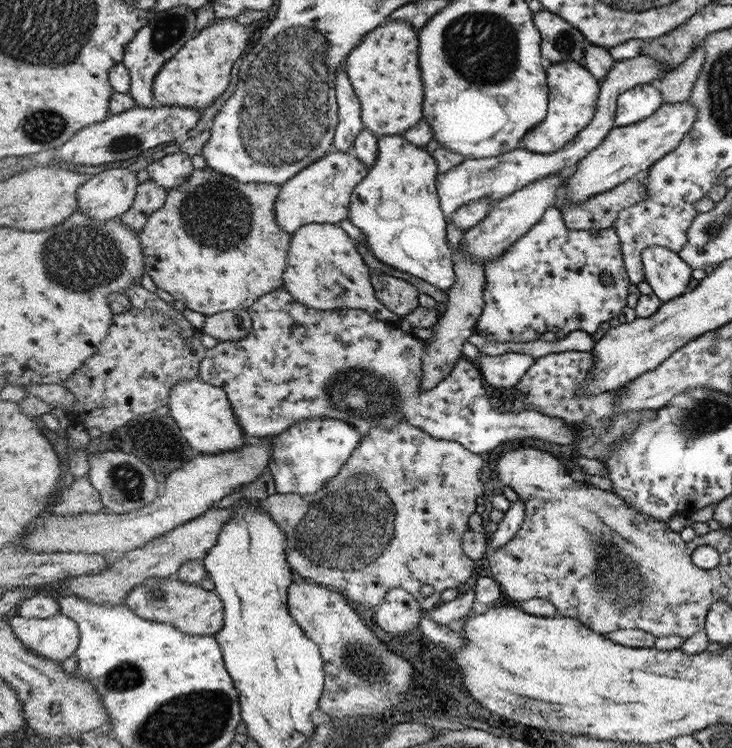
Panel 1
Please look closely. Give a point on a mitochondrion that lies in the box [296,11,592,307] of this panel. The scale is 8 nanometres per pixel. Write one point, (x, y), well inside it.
(565, 42)

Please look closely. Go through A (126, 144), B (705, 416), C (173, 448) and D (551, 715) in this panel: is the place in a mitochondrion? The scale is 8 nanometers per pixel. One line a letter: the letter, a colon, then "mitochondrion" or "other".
A: mitochondrion
B: mitochondrion
C: other
D: mitochondrion

